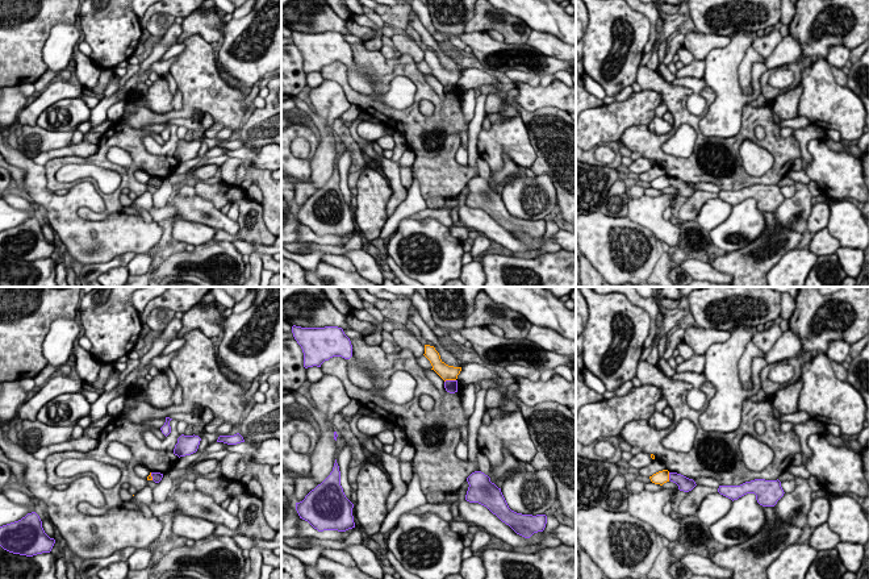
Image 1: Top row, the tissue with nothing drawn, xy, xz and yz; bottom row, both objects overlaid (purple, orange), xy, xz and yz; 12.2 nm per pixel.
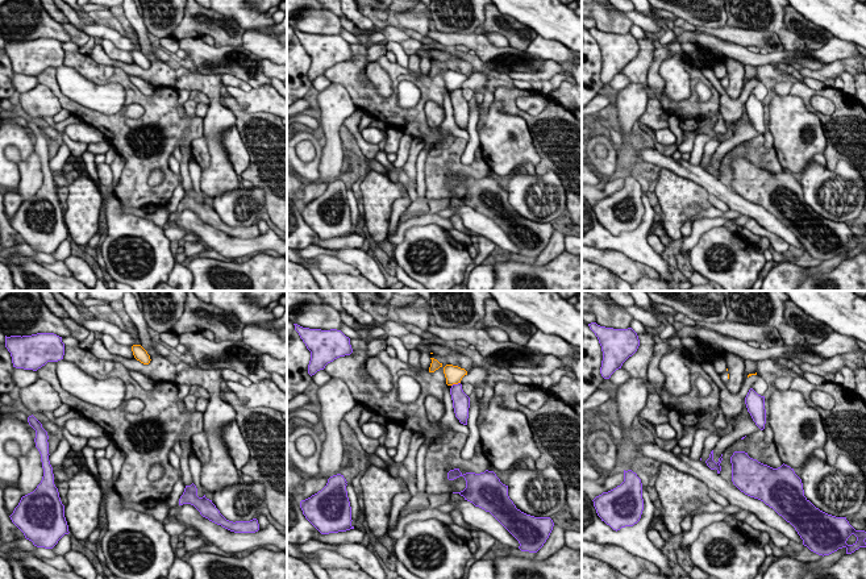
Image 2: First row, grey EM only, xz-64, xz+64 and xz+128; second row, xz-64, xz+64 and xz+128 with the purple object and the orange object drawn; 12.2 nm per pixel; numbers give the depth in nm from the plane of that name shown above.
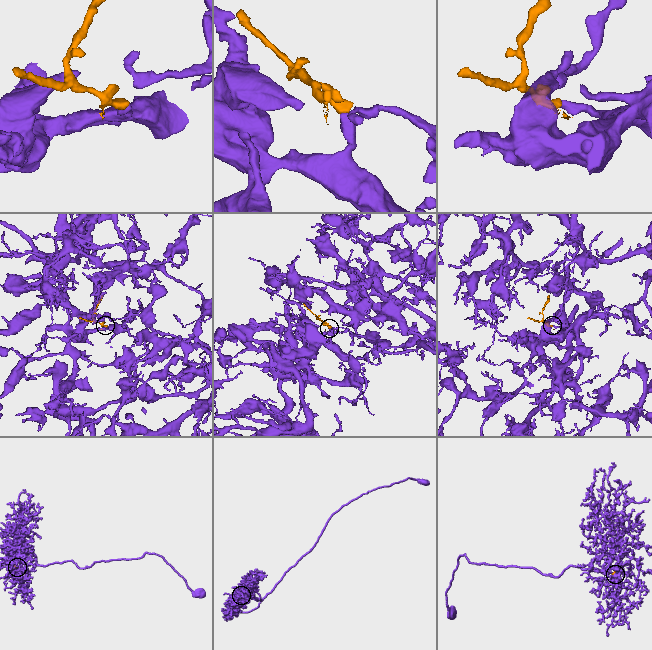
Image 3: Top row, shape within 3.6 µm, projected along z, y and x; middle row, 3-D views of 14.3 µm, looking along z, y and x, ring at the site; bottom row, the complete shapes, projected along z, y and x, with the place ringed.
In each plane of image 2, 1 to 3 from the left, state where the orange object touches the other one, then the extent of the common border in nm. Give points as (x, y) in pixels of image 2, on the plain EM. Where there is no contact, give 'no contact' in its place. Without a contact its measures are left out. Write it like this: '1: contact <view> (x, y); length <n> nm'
1: no contact
2: contact xz+64 (456, 90); length 120 nm
3: no contact

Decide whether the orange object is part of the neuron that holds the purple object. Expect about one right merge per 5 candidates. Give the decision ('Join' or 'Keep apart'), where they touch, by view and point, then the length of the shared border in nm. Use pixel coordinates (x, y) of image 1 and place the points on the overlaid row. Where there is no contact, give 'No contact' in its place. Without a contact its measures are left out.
Keep apart. Touches purple at xz (450, 380). Shared border 150 nm

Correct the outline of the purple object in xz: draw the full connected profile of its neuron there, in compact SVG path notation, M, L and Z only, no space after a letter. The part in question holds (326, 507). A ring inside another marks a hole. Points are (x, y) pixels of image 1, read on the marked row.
M337 459L330 475L312 490L302 501L296 503L300 518L308 521L318 532L346 532L355 528L352 508L354 504L346 497L341 486Z

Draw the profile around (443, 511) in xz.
M446 503L446 504L425 504L425 505L419 505L414 509L410 511L411 513L415 515L422 515L426 512L433 512L435 515L438 515L440 518L446 520L446 521L452 521L452 513L451 513L451 503Z

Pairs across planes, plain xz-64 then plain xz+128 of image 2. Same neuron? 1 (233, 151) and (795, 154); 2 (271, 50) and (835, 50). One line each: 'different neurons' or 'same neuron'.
1: same neuron
2: same neuron

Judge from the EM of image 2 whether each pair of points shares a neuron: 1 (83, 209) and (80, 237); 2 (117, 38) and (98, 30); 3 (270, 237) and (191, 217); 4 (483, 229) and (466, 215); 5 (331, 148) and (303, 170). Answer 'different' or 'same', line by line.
1: same
2: same
3: same
4: same
5: different

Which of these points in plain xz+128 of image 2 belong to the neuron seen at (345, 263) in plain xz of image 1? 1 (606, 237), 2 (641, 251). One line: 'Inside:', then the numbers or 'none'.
Inside: none

